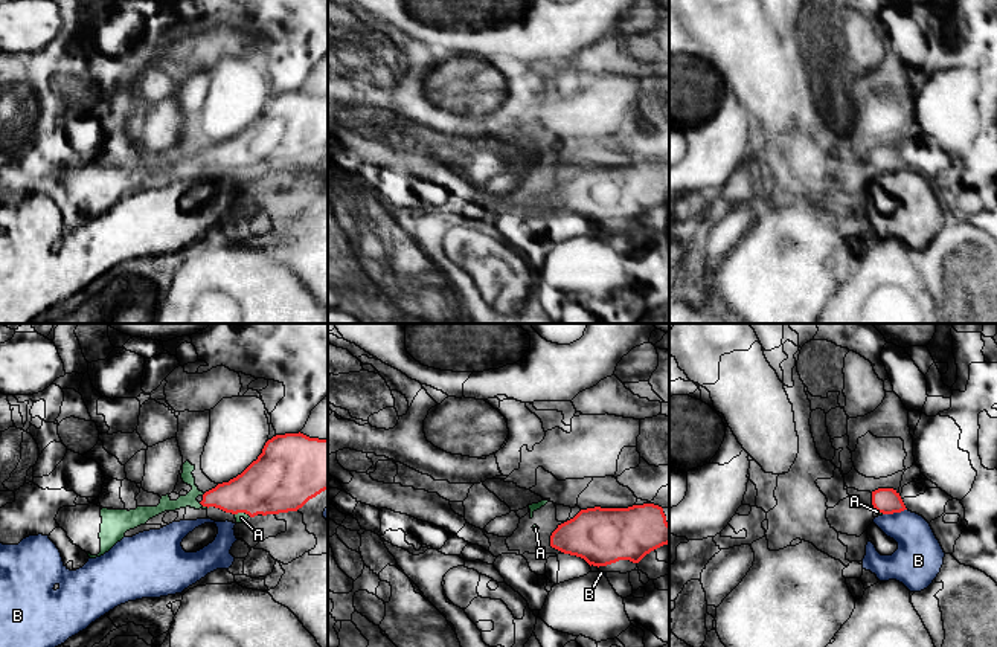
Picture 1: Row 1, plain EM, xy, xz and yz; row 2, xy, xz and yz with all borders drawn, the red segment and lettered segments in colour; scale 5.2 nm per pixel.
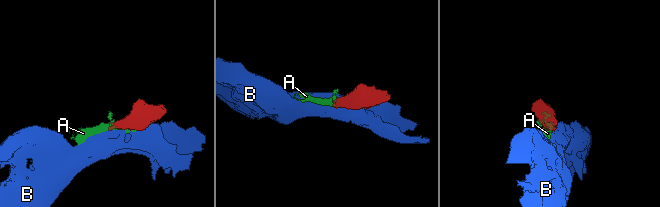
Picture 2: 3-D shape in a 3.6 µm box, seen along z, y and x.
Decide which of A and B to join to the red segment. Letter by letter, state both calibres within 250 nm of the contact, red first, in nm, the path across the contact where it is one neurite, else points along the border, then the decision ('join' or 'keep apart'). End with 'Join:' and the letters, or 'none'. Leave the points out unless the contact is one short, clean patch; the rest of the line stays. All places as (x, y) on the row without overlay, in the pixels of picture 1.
A: calibres 220 and 70 nm; way xy (249, 151), (211, 156), (203, 164), (189, 157); join
B: calibres 140 and 220 nm; keep apart
Join: A

